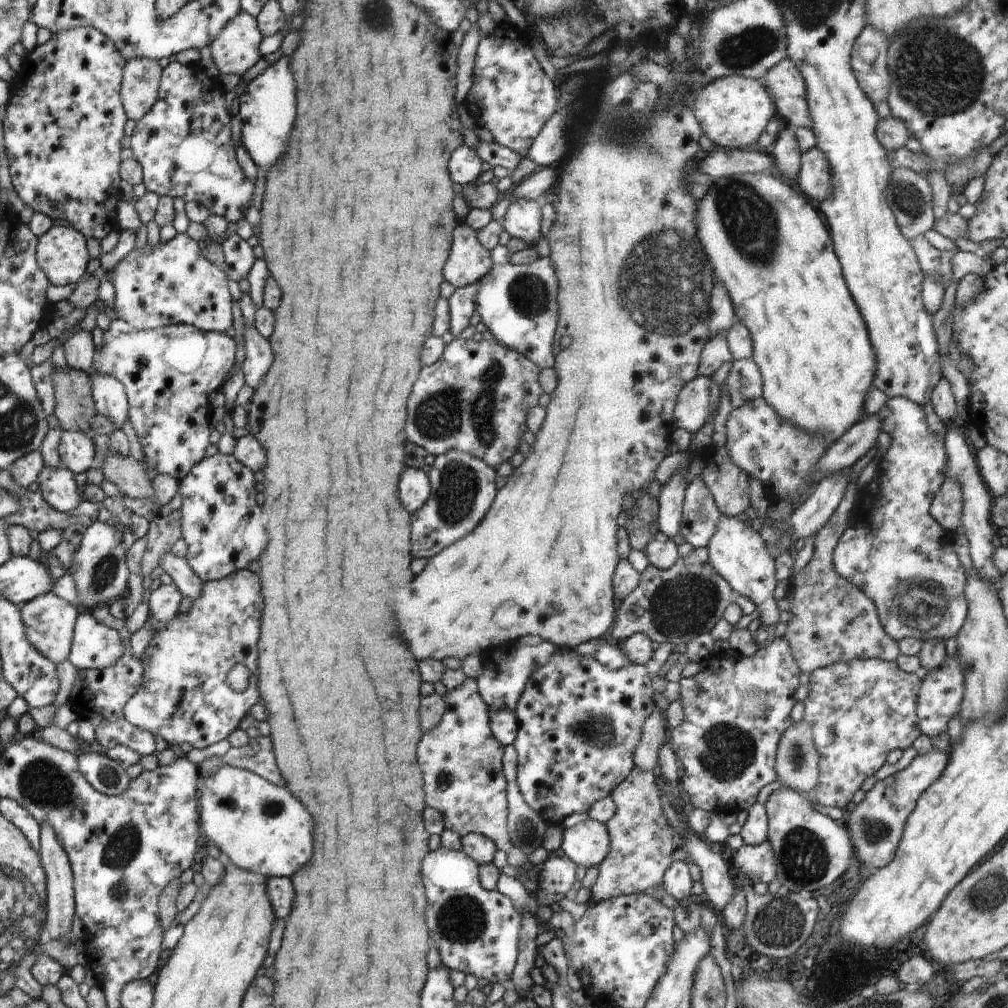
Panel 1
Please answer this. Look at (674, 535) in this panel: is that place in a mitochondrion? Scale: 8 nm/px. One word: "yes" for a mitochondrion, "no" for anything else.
no

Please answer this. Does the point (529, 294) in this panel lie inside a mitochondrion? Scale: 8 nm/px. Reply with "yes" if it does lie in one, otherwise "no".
yes

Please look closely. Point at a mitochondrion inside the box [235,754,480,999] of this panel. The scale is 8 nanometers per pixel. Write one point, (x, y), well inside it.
(272, 807)

